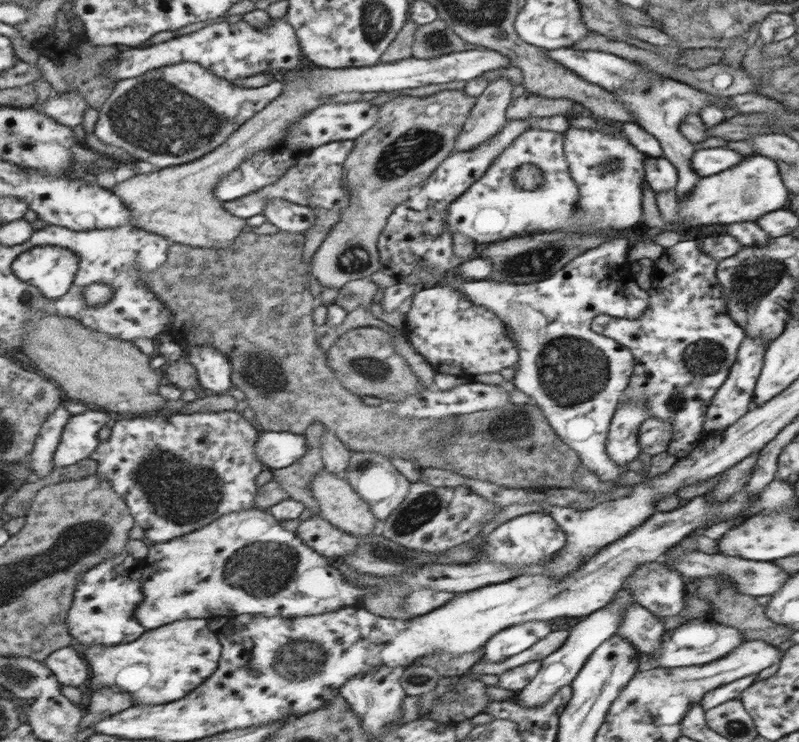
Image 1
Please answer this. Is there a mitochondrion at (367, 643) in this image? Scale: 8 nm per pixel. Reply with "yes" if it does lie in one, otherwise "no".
no

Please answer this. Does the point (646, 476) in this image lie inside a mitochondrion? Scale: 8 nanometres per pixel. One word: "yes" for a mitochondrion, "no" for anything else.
no

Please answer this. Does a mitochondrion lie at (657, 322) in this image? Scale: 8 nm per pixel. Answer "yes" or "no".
no

